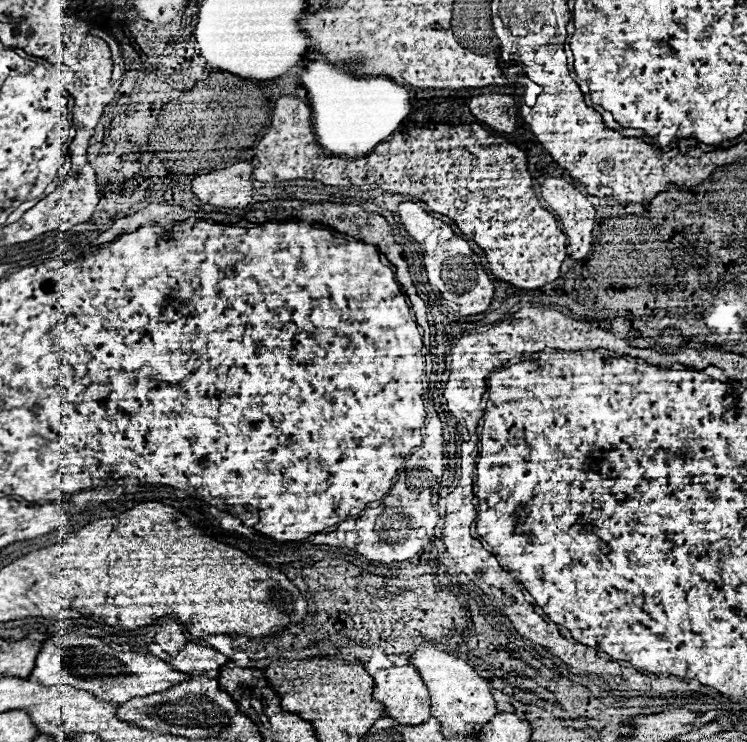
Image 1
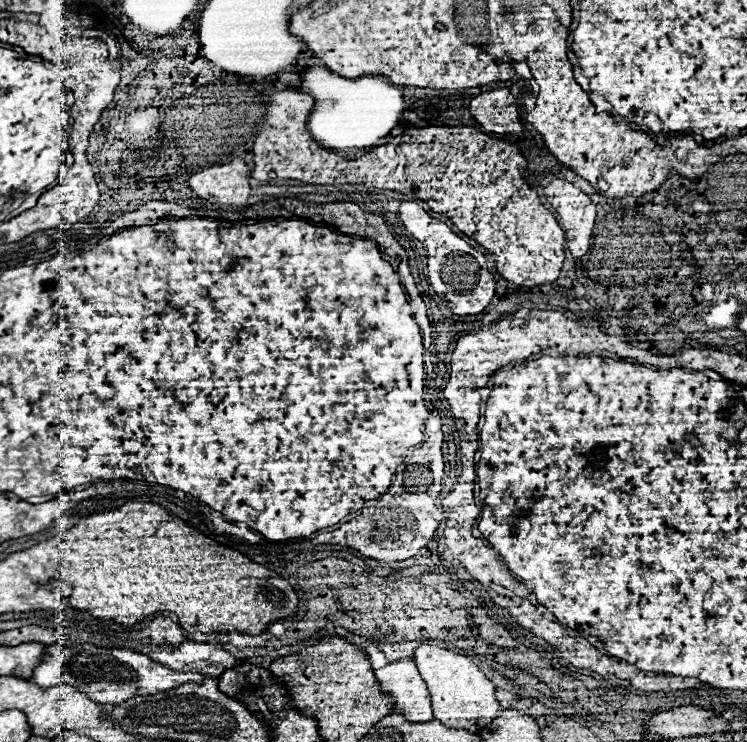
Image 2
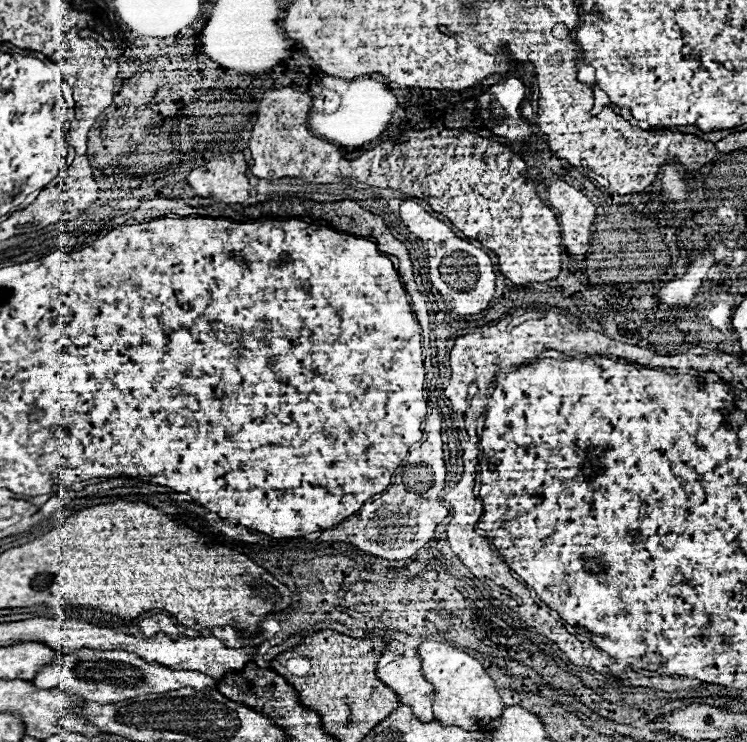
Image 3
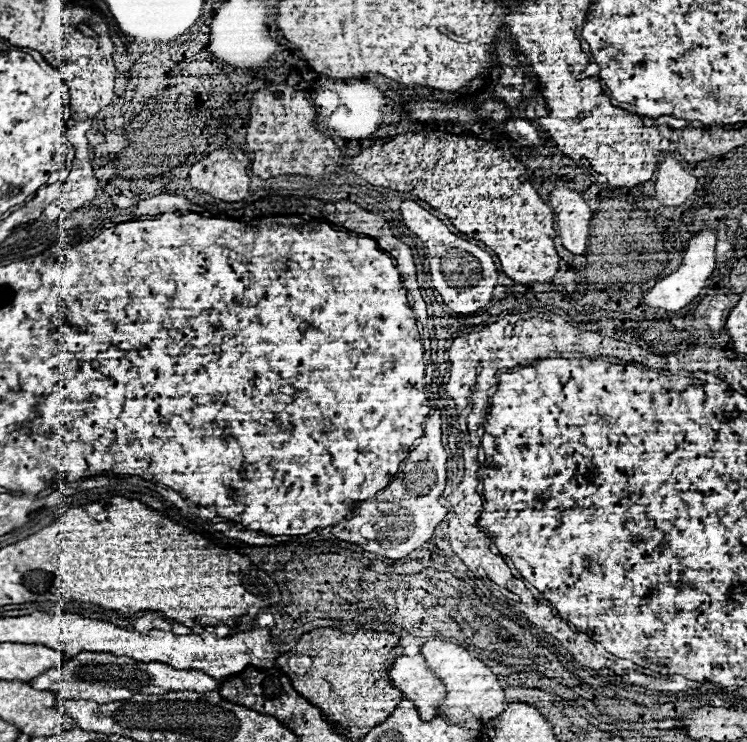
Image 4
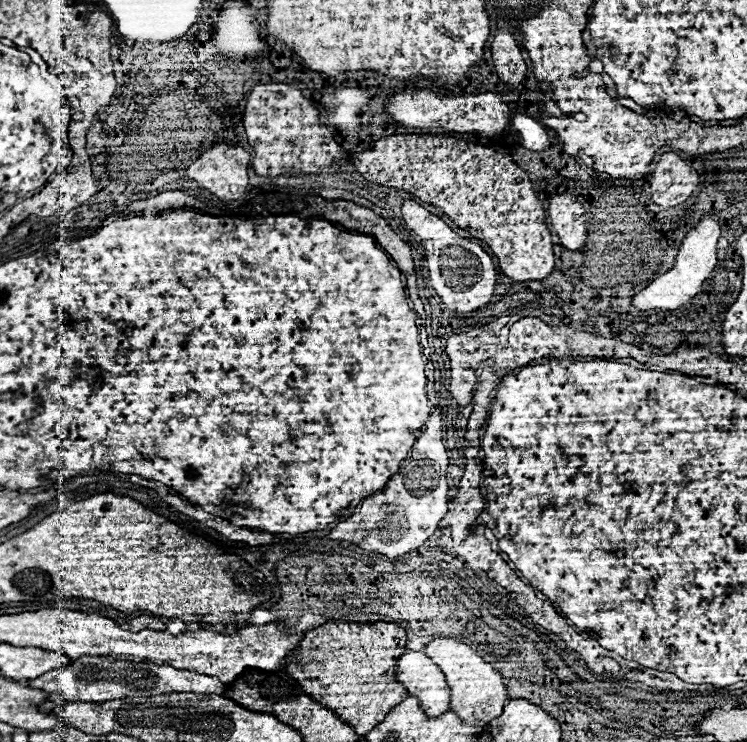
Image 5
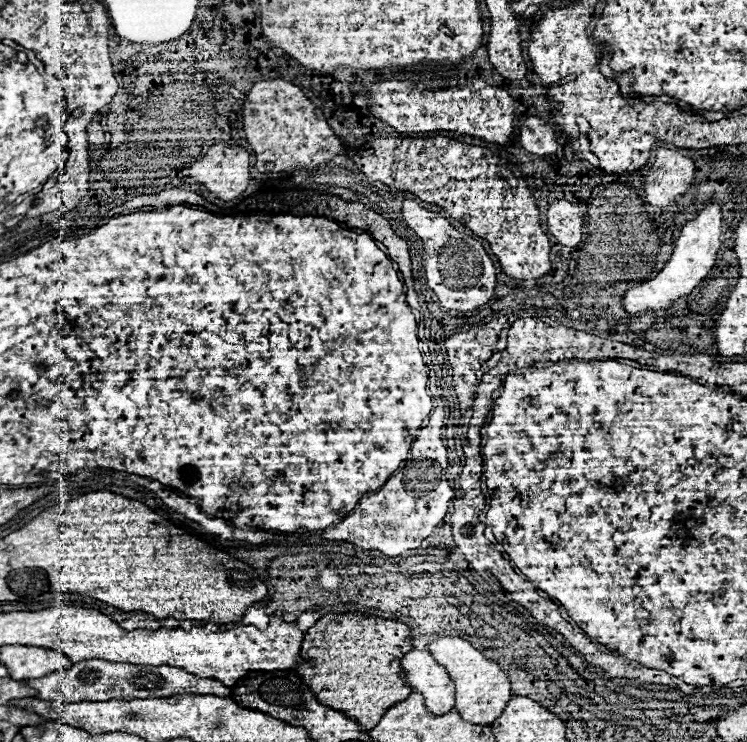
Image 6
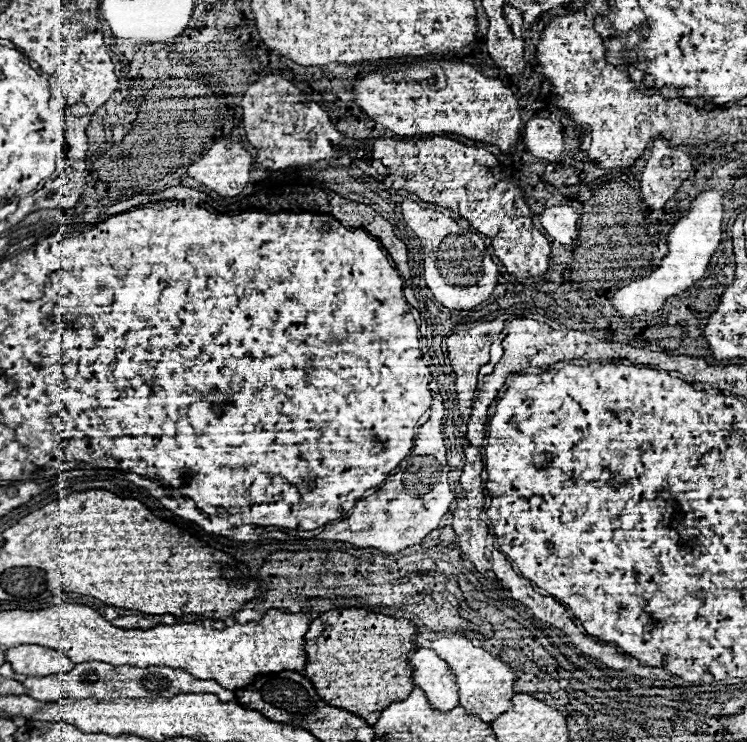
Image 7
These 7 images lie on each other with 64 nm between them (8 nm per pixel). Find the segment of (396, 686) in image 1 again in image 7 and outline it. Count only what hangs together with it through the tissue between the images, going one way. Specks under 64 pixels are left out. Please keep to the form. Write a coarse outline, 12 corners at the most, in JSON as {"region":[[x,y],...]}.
{"region":[[428,648],[408,656],[414,684],[430,706],[458,706],[448,664]]}

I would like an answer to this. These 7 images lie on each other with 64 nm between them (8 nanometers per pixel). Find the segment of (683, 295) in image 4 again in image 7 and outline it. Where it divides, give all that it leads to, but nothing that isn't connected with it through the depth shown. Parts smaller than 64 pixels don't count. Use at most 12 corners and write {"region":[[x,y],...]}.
{"region":[[702,192],[650,276],[612,296],[624,318],[700,280],[720,244],[720,192]]}

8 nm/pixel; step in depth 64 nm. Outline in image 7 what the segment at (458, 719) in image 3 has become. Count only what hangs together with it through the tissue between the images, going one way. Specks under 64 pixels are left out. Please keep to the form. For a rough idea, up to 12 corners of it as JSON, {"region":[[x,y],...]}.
{"region":[[464,634],[430,648],[458,682],[460,706],[482,722],[510,708],[514,672]]}

